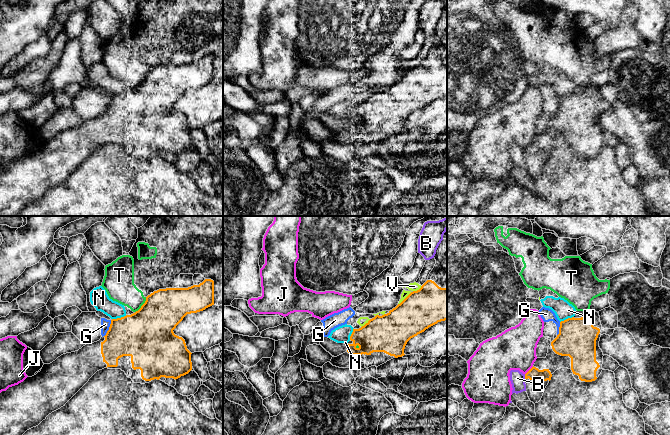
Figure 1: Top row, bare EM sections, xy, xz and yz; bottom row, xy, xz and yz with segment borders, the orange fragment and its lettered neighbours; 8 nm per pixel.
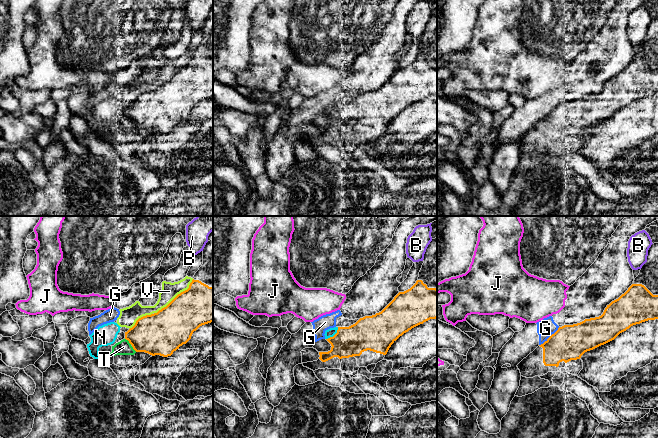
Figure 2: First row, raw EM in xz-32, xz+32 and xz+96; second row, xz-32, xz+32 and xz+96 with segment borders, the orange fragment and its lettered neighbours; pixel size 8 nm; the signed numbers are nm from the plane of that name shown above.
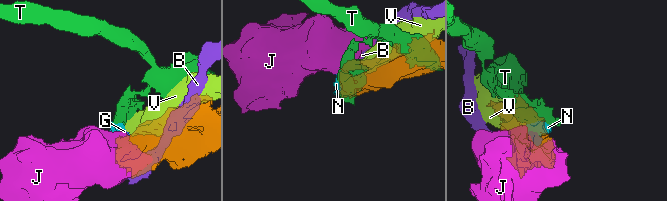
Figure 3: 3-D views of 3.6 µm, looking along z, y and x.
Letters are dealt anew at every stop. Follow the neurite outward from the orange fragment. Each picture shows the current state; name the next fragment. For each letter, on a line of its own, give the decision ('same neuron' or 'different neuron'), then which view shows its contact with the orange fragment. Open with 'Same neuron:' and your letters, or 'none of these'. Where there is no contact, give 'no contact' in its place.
Same neuron: none of these
B: different neuron; contact in yz
G: different neuron; contact in xy
J: different neuron; contact in yz
N: different neuron; contact in xy
T: different neuron; contact in xy
V: different neuron; contact in xz

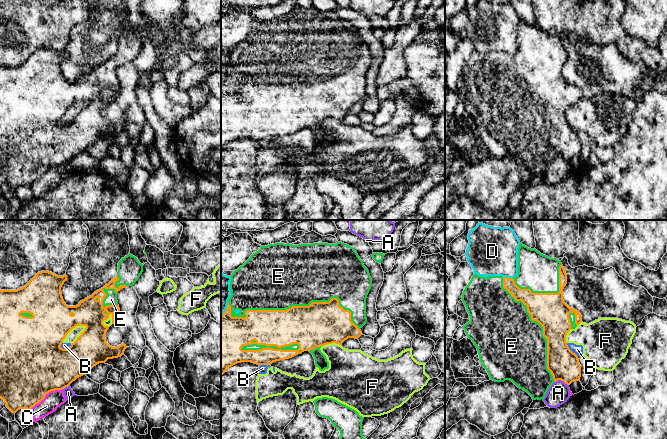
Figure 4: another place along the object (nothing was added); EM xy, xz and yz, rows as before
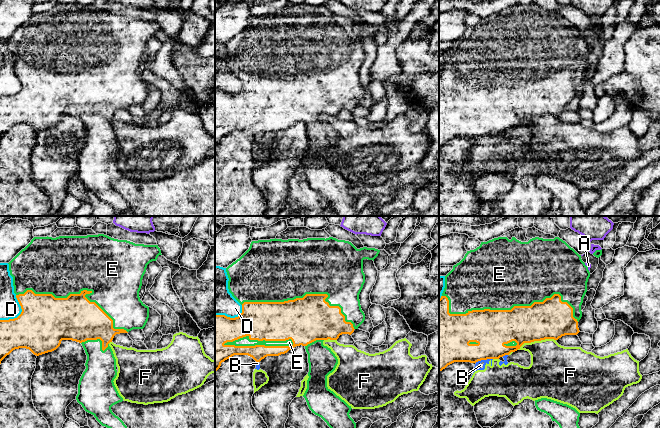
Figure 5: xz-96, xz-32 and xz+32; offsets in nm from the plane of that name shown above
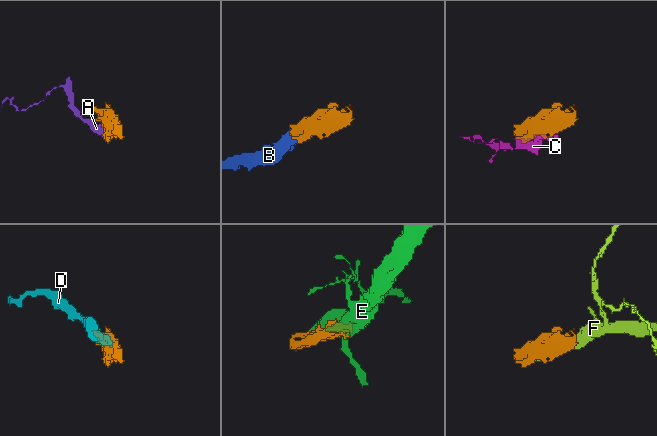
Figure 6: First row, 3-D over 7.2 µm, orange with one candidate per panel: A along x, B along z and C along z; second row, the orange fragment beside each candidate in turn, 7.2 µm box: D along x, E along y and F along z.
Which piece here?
Same neuron: E
A: different neuron; contact in yz
B: different neuron; contact in yz
C: different neuron; contact in xy
D: different neuron; contact in yz
E: same neuron; contact in xz
F: different neuron; contact in xy

